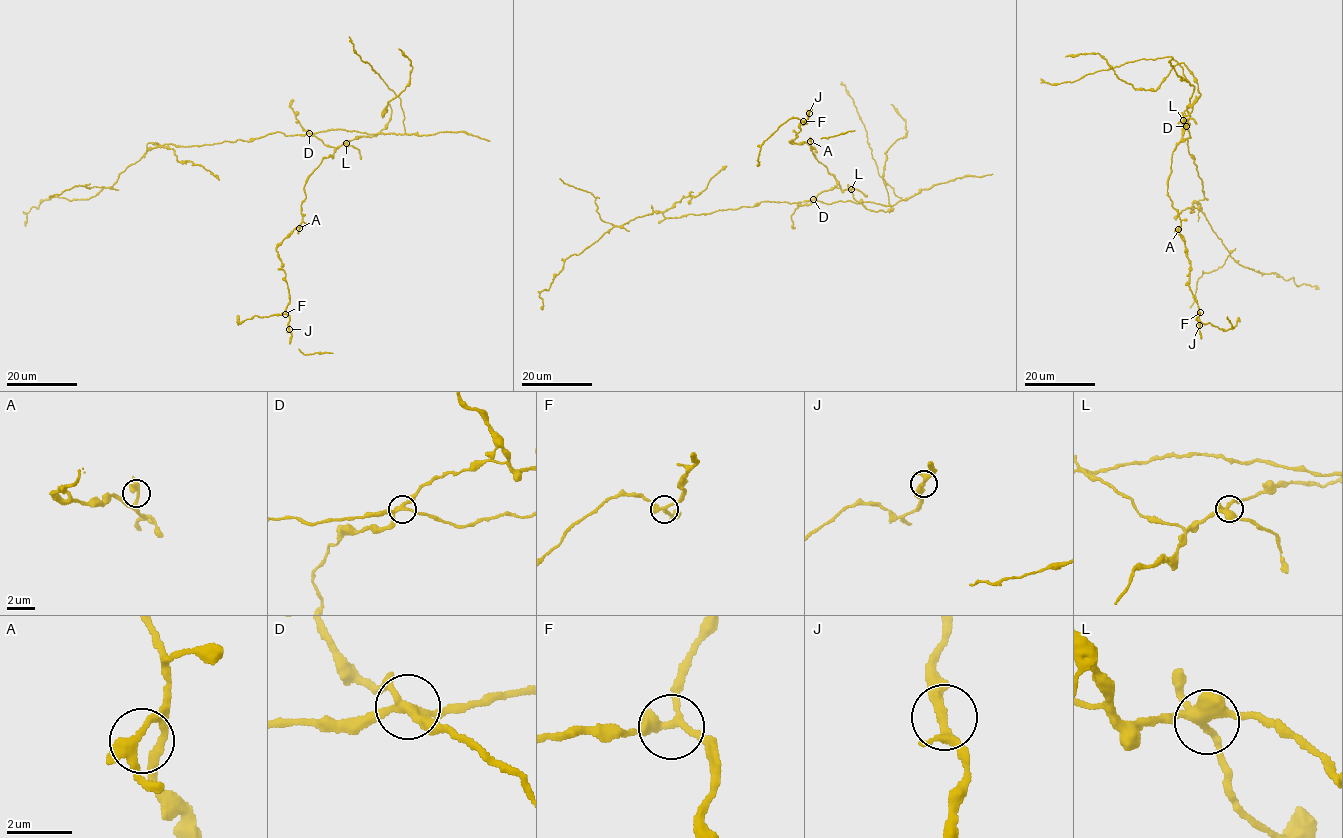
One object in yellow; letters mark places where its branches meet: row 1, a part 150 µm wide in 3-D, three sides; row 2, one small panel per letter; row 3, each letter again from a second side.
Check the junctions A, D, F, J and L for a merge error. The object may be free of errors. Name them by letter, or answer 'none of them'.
D

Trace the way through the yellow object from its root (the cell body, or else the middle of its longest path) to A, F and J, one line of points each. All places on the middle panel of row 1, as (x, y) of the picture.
A: (796, 203), (814, 199), (826, 190), (840, 187), (827, 166), (816, 158), (810, 141)
F: (796, 203), (814, 199), (840, 185), (818, 160), (812, 146), (789, 141), (807, 122), (803, 121)
J: (796, 203), (814, 199), (840, 185), (818, 160), (812, 146), (789, 141), (807, 122), (809, 113)

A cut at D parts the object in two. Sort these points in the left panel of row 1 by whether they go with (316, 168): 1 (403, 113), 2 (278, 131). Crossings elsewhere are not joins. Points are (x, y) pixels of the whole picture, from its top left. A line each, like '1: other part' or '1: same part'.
1: other part
2: other part

